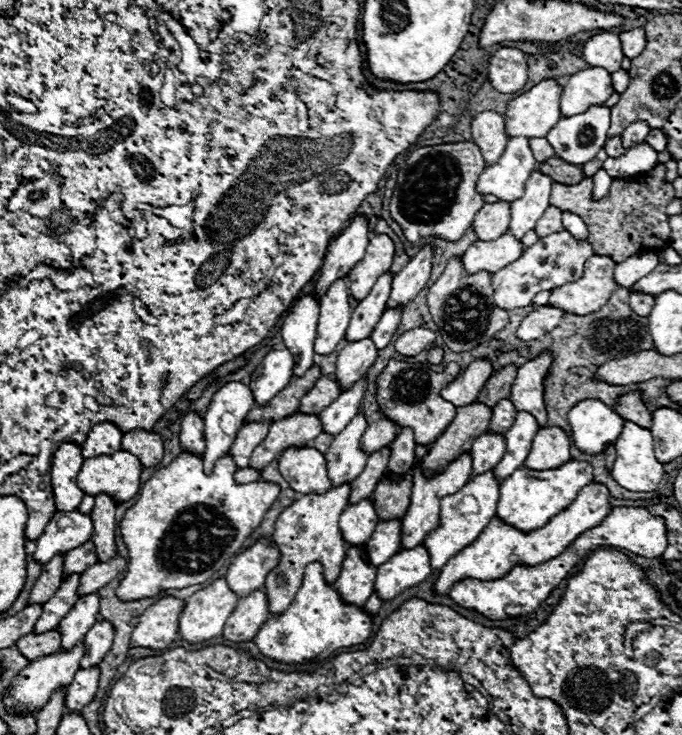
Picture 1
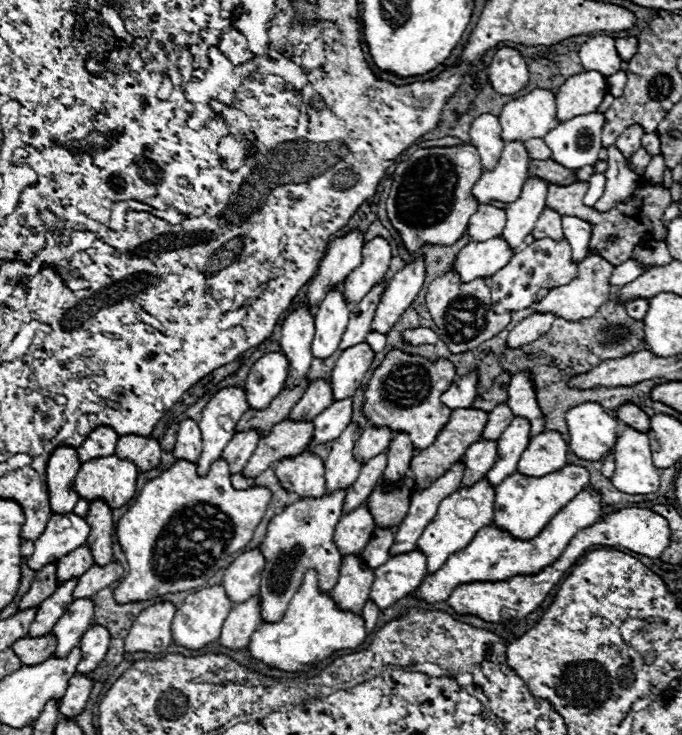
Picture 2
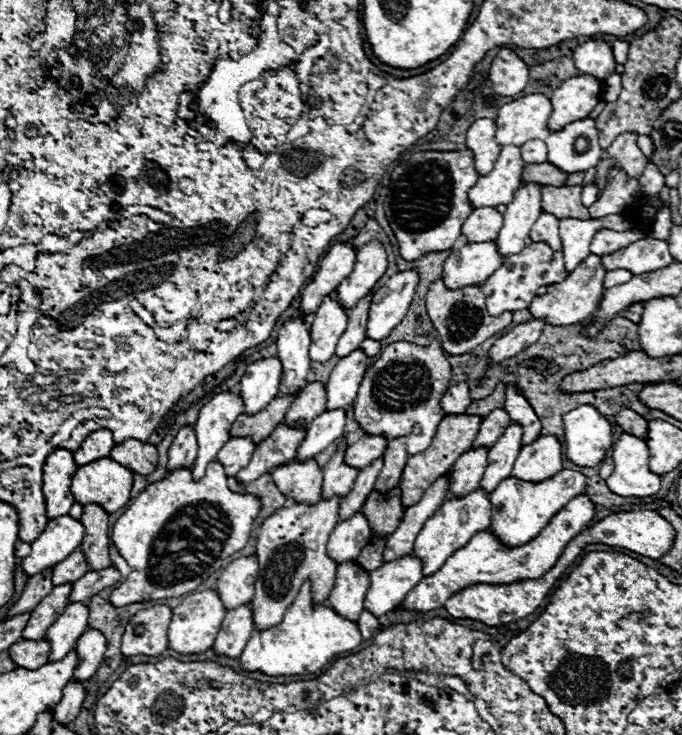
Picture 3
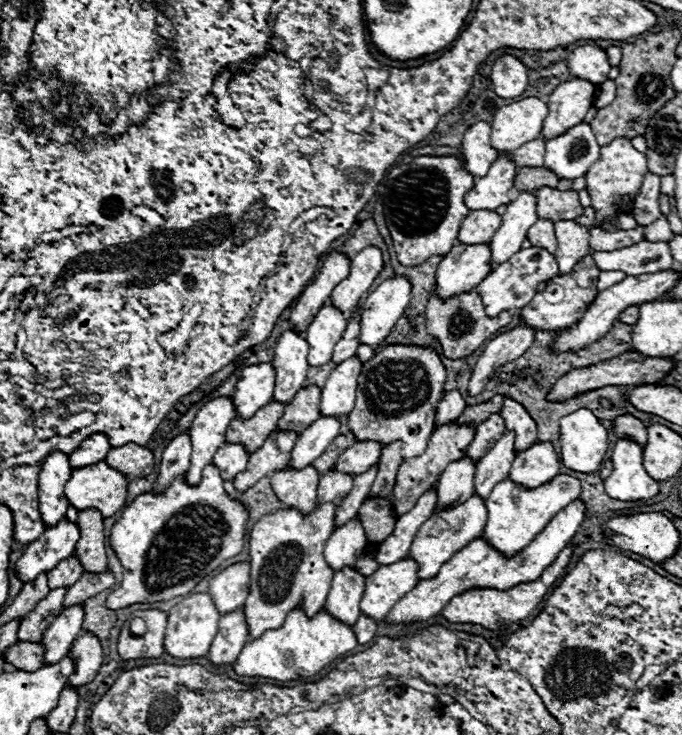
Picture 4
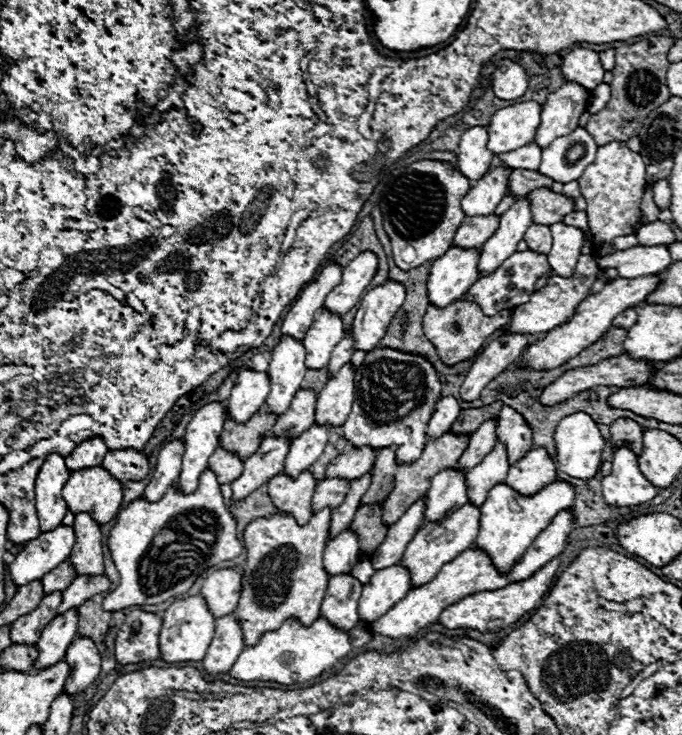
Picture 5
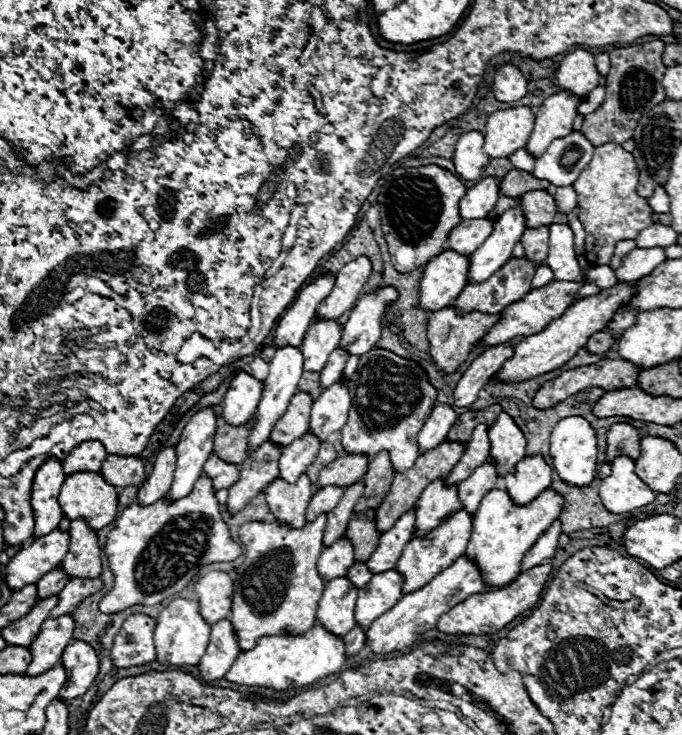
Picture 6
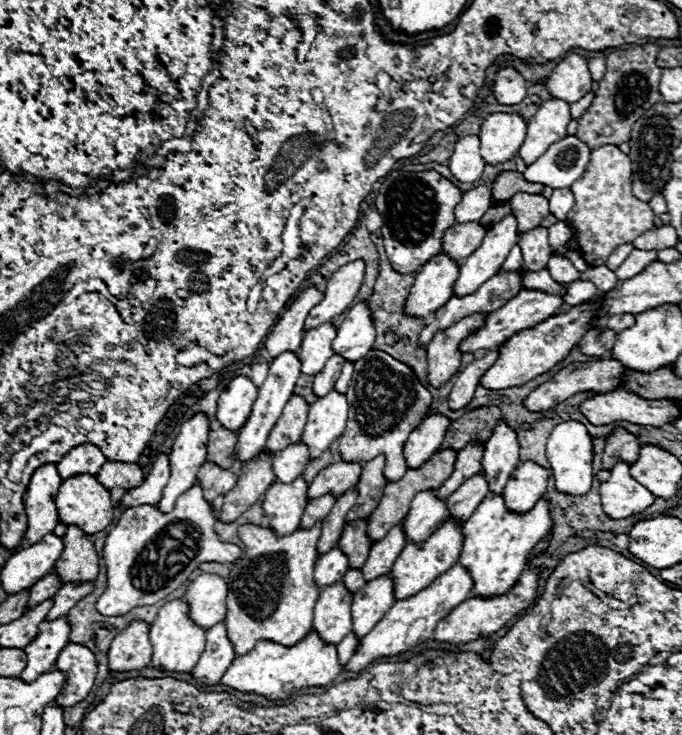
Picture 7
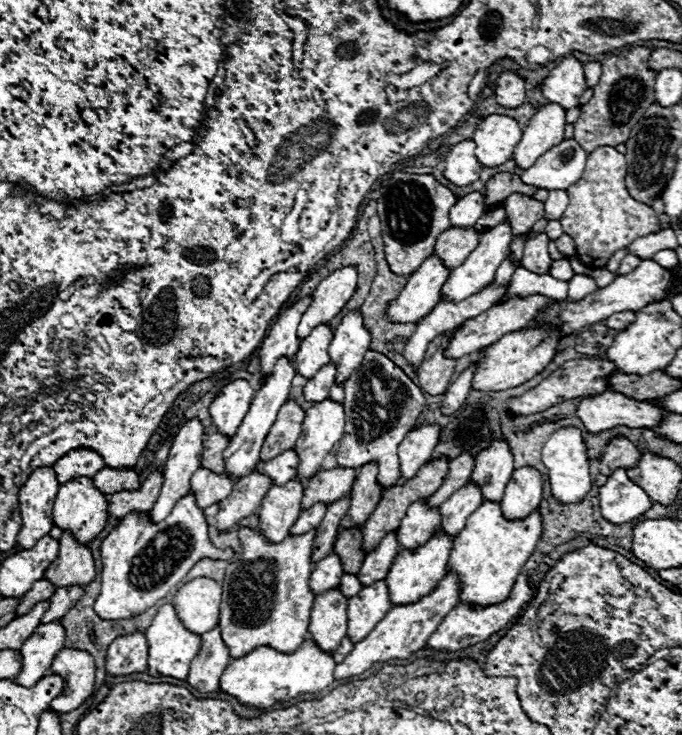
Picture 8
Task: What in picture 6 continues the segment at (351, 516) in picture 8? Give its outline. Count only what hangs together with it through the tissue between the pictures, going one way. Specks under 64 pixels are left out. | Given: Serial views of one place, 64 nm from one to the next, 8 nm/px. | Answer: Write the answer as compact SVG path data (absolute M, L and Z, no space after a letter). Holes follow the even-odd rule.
M386 450L378 452L368 464L368 472L364 478L366 488L362 498L354 506L354 512L362 512L366 508L378 508L390 490L392 478L394 478L394 468L390 464L390 454Z

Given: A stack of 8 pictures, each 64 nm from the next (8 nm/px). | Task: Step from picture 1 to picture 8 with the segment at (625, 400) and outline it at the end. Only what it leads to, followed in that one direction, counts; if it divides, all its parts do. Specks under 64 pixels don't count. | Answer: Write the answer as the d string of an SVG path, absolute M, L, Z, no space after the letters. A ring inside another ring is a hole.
M614 436L602 454L600 460L600 472L610 476L614 472L614 468L634 468L634 464L638 464L640 452L636 448L636 444L624 436Z

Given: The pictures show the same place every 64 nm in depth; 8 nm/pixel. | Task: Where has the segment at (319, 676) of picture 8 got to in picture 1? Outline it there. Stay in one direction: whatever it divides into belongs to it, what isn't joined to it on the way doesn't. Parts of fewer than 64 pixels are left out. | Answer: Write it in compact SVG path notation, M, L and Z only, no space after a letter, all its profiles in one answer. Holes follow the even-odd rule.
M312 562L304 570L304 582L296 592L292 604L278 616L262 624L254 636L260 652L272 660L286 664L302 664L306 660L324 660L338 648L362 644L372 636L372 616L354 604L346 604L340 594L324 580L322 564Z

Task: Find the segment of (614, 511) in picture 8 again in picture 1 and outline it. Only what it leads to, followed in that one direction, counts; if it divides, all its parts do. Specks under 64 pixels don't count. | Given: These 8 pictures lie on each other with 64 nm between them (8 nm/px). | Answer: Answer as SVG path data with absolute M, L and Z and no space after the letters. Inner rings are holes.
M626 422L622 428L622 434L614 442L616 446L616 460L612 466L612 476L614 480L632 492L652 492L658 488L662 474L664 474L664 464L656 460L654 456L654 438L648 428L642 428L634 422Z

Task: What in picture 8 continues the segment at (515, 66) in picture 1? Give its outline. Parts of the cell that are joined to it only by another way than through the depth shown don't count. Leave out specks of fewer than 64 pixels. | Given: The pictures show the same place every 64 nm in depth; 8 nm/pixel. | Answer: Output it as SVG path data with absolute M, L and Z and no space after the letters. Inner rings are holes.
M502 72L494 88L496 102L504 108L516 108L526 100L526 82L516 72Z

